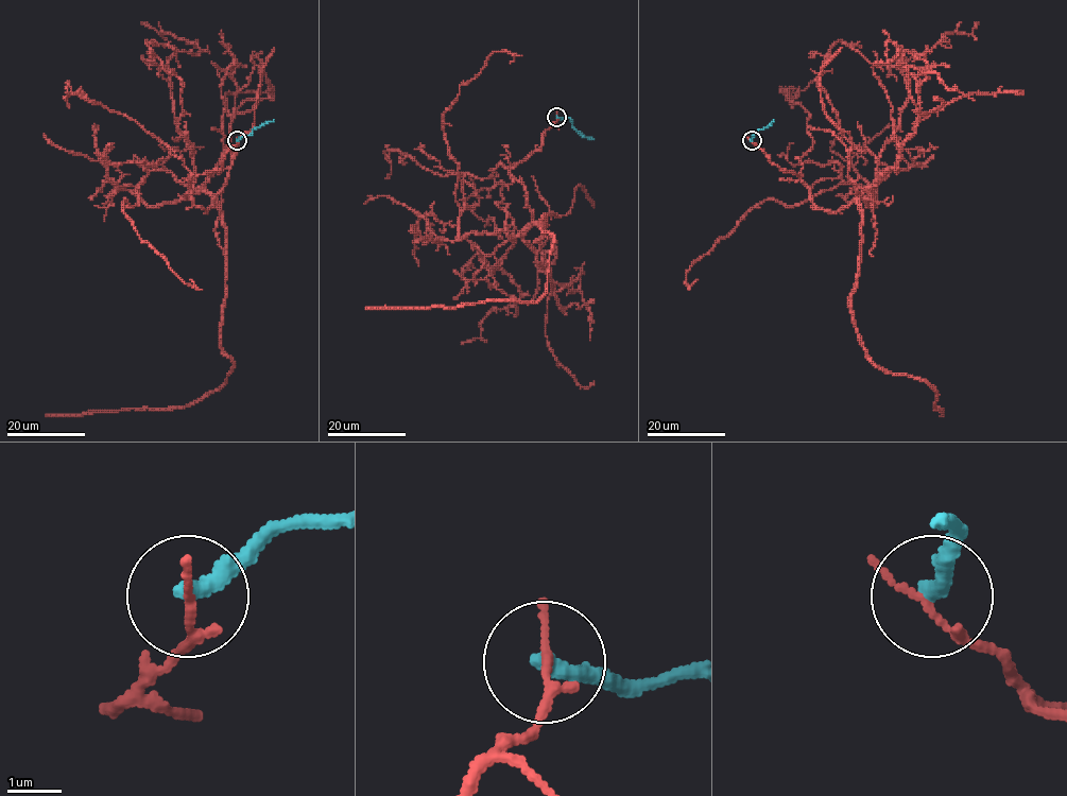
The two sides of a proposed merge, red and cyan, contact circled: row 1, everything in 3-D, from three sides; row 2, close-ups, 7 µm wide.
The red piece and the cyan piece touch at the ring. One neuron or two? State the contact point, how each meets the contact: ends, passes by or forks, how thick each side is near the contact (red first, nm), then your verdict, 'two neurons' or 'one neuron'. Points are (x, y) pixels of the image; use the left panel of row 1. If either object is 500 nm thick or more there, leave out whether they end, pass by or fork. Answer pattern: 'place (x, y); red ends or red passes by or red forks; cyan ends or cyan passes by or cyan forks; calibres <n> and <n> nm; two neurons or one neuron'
place (237, 140); red passes by; cyan ends; calibres 110 and 360 nm; two neurons

